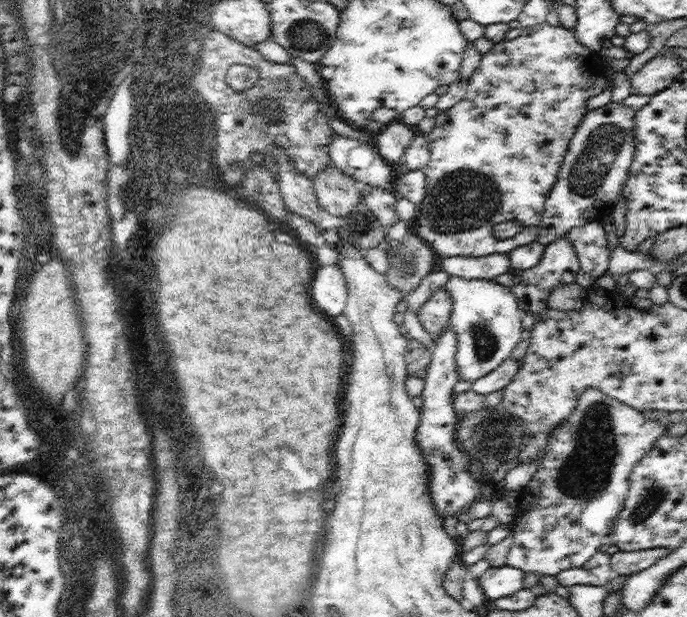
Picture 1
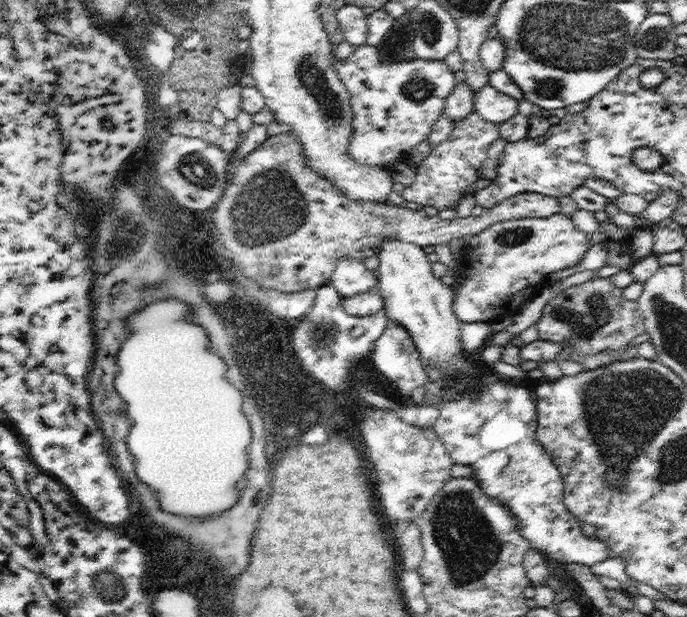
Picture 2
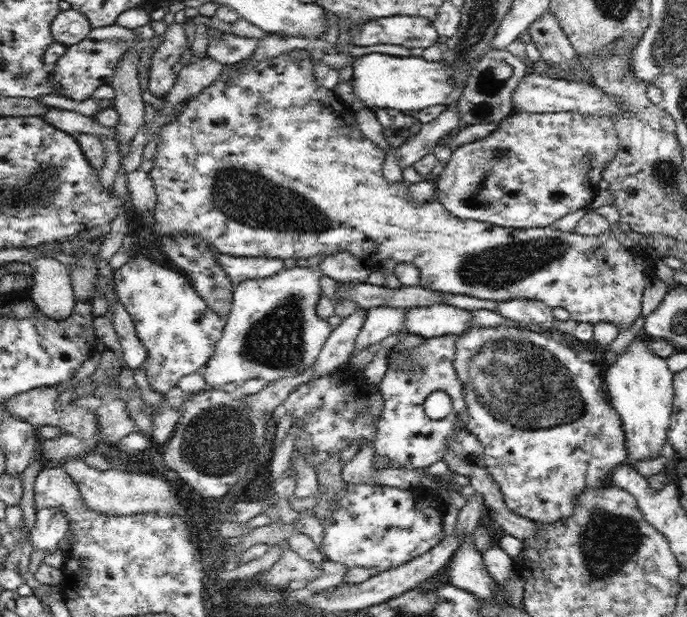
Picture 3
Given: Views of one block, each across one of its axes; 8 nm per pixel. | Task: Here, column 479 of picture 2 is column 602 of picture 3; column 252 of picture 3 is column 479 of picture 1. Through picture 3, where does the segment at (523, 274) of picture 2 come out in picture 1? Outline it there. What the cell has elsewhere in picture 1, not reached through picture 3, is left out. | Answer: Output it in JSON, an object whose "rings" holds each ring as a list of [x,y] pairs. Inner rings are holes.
{"rings":[[[549,24],[521,28],[517,38],[497,42],[481,56],[479,66],[471,74],[463,100],[445,112],[437,112],[431,132],[423,134],[431,160],[421,168],[427,192],[421,204],[417,204],[417,216],[411,230],[427,242],[437,260],[449,256],[477,258],[487,254],[509,254],[513,248],[537,240],[545,198],[557,180],[575,130],[587,114],[587,100],[605,92],[609,84],[607,74],[601,72],[599,54],[579,44],[573,30]],[[509,220],[519,222],[523,228],[513,238],[493,238],[493,224]]]}

